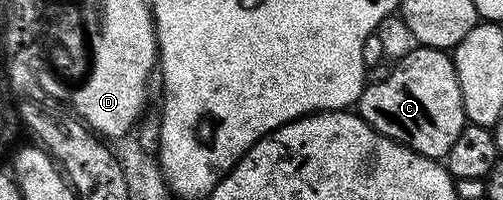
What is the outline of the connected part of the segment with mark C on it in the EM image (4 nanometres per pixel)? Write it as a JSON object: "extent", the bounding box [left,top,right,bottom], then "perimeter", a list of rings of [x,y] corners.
{"extent":[358,46,465,160],"perimeter":[[[413,46],[413,51],[377,83],[369,82],[360,95],[358,113],[374,130],[404,144],[411,151],[443,160],[465,125],[462,89],[447,50]]]}

